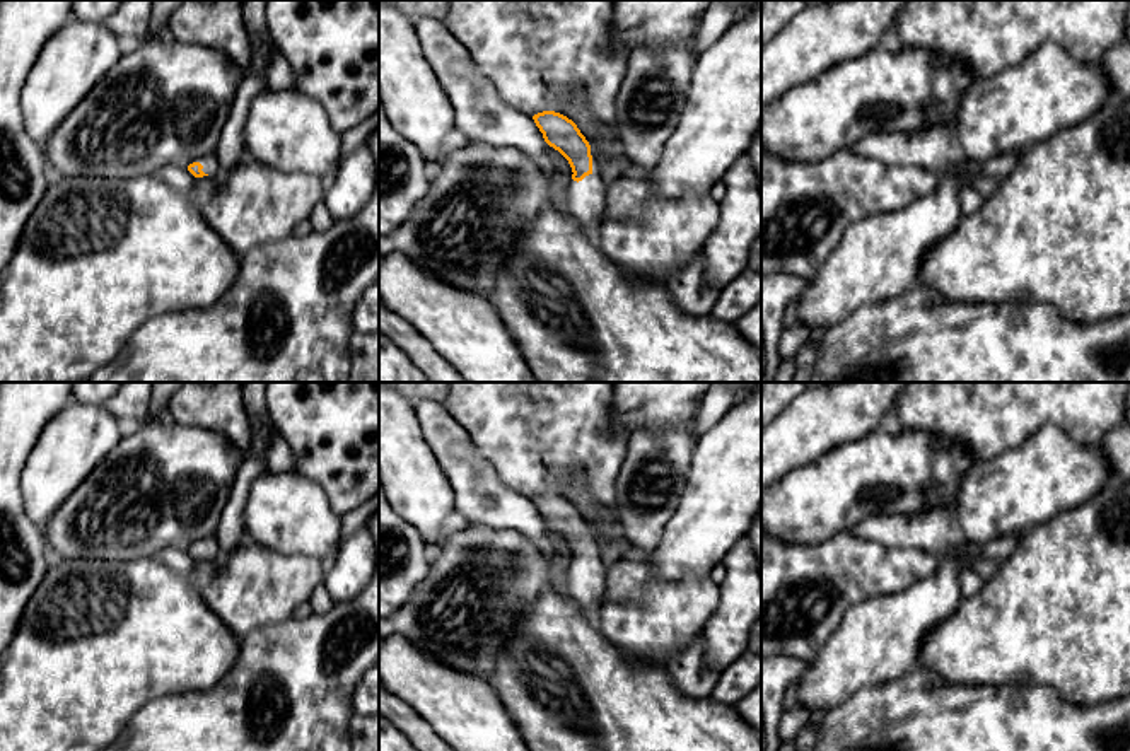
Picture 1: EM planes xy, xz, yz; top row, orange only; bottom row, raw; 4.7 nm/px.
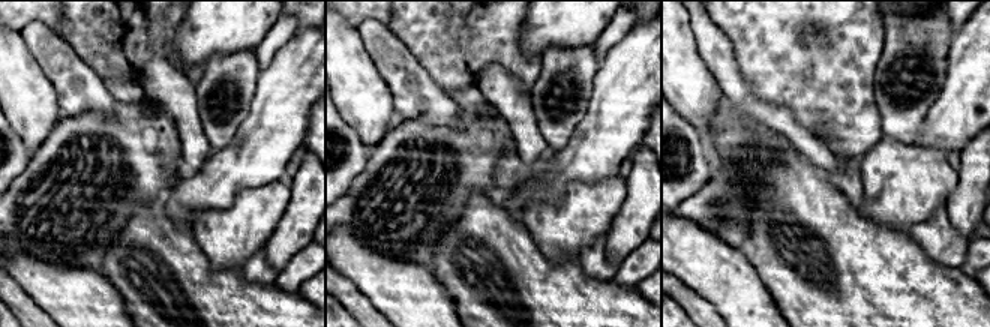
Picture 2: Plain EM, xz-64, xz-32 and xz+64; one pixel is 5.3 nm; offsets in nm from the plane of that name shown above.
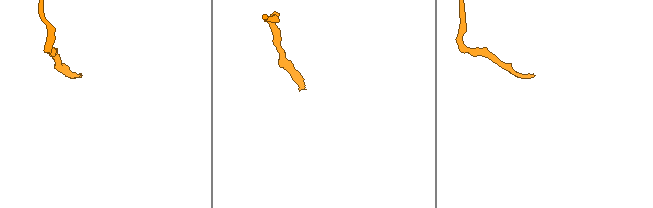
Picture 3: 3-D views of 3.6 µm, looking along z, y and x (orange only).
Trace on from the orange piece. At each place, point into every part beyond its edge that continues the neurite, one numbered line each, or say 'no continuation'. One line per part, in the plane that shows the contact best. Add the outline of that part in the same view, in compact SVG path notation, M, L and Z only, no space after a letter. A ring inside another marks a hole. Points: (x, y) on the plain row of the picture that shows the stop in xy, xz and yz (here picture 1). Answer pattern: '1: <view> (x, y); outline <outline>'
1: xz (586, 582); outline M592 533L592 555L582 563L570 563L565 580L567 596L589 613L601 611L606 596L608 568Z

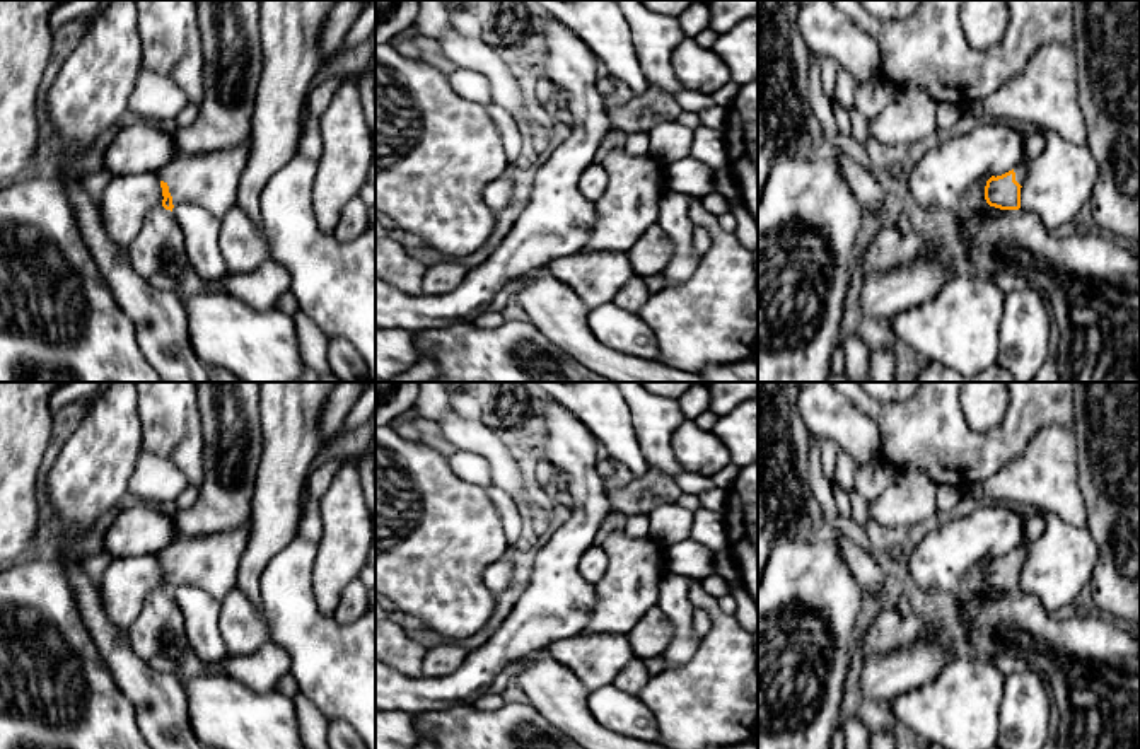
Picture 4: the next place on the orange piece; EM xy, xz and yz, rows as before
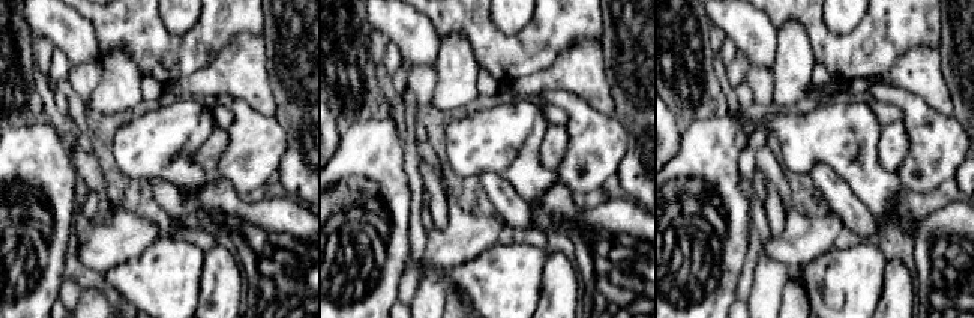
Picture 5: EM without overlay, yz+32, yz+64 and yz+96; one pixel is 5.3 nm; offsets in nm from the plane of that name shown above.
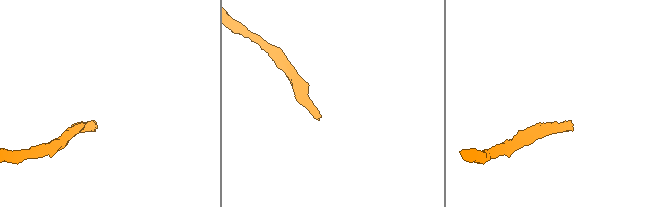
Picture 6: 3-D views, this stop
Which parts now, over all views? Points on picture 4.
1: xy (212, 563); outline M251 525L206 537L181 536L159 560L169 568L172 587L195 585L215 597L224 597L236 587L239 560L246 549Z

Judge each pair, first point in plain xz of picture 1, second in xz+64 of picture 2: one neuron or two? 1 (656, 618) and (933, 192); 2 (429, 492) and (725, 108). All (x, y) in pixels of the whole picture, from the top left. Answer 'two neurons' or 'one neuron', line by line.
1: one neuron
2: two neurons

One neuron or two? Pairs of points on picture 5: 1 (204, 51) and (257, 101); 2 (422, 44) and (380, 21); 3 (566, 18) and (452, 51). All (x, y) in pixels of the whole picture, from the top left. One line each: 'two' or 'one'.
1: two
2: one
3: two

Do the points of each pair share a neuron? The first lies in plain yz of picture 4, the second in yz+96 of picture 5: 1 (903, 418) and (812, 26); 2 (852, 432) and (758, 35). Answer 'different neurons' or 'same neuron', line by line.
1: same neuron
2: same neuron

